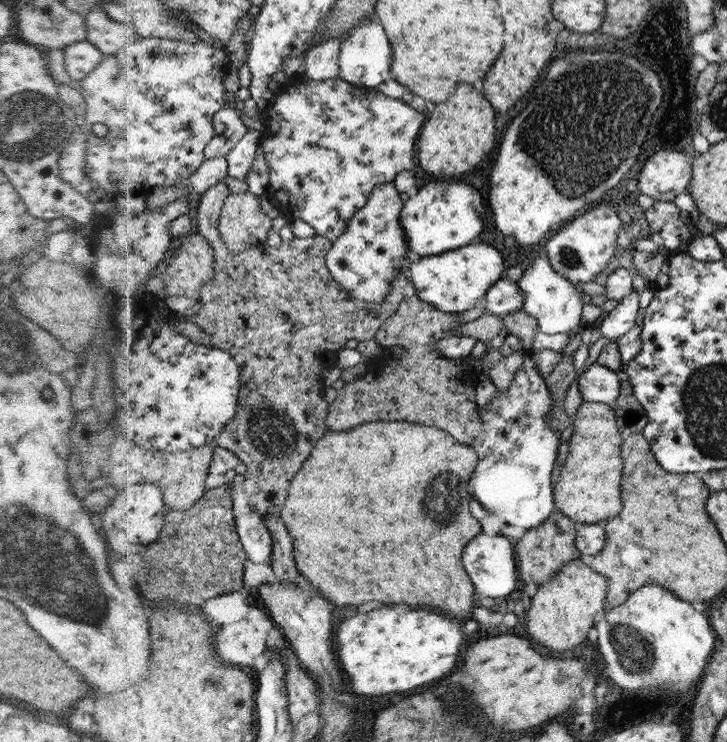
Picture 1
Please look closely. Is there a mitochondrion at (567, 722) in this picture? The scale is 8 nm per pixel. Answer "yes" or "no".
no

